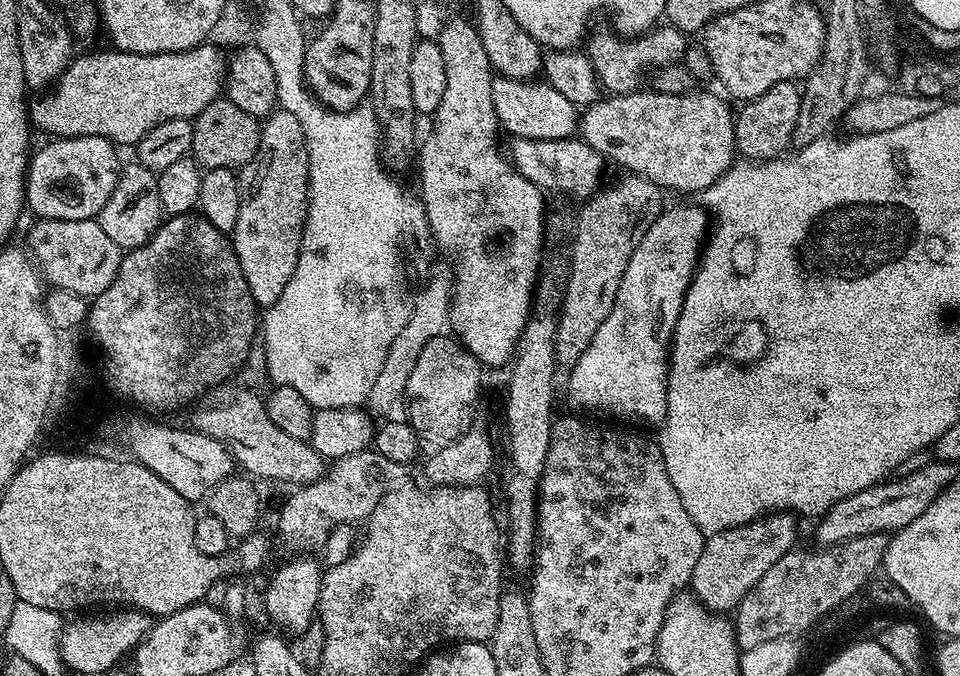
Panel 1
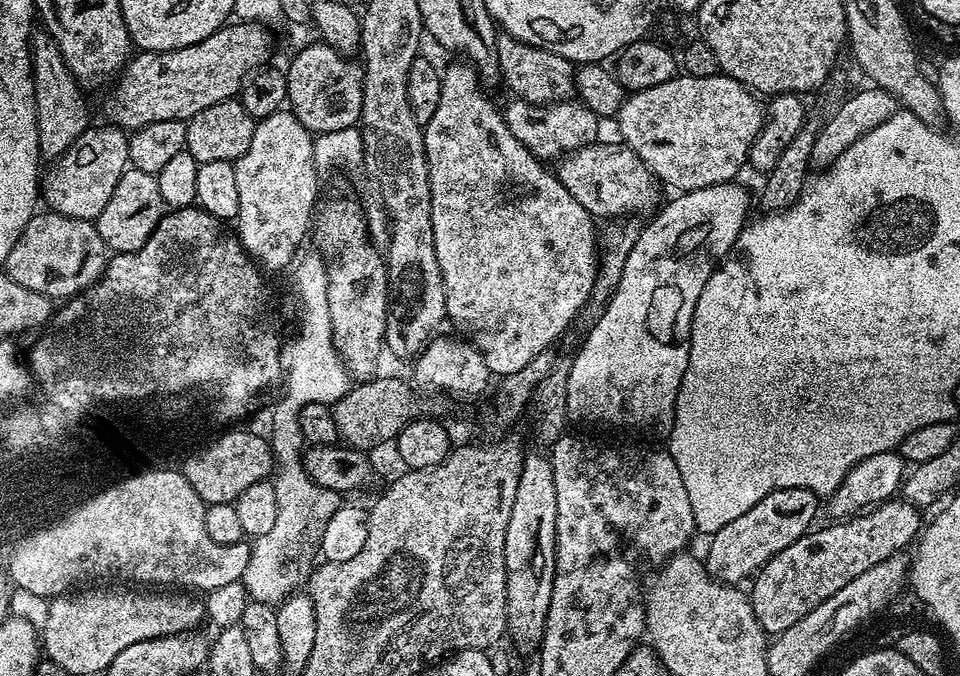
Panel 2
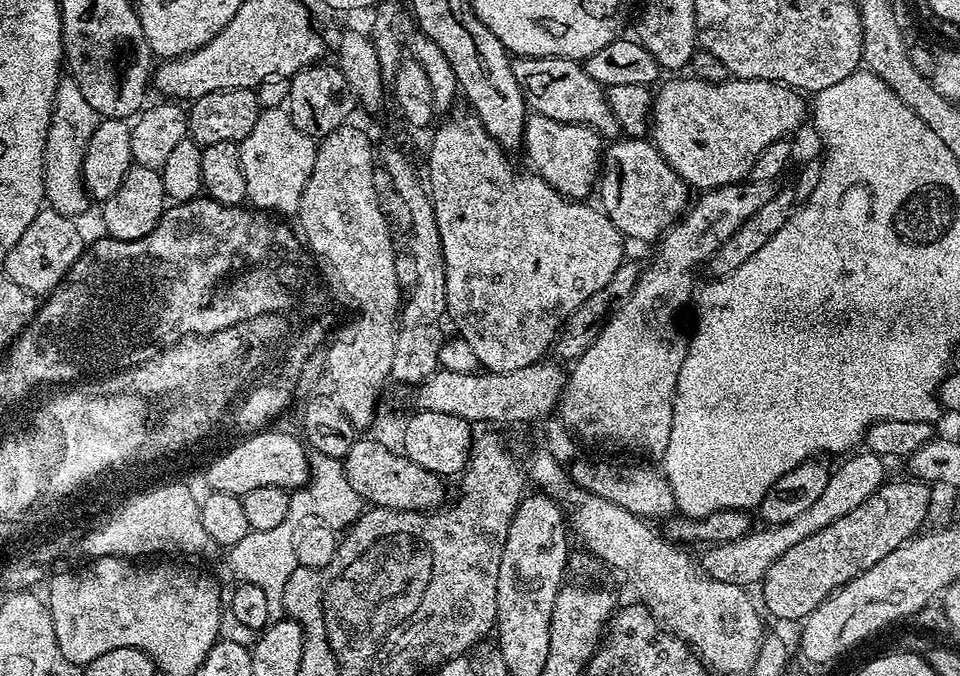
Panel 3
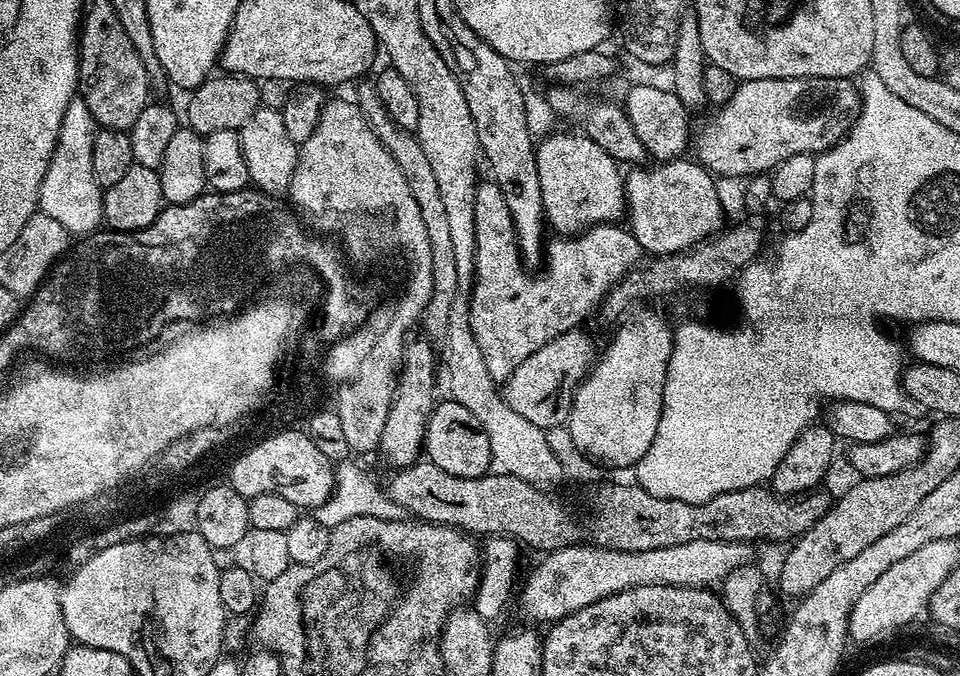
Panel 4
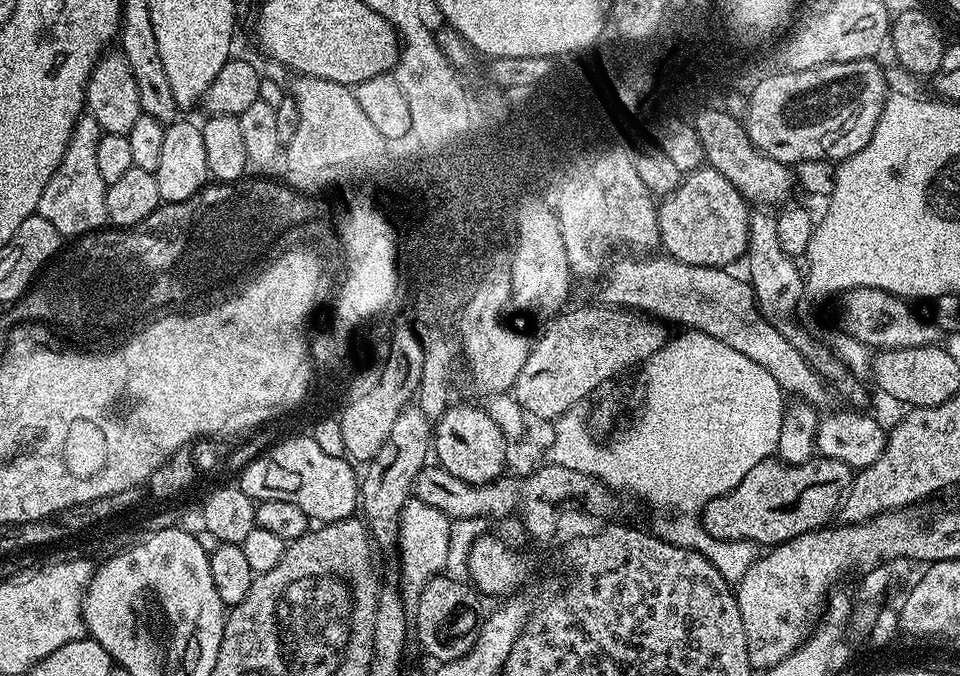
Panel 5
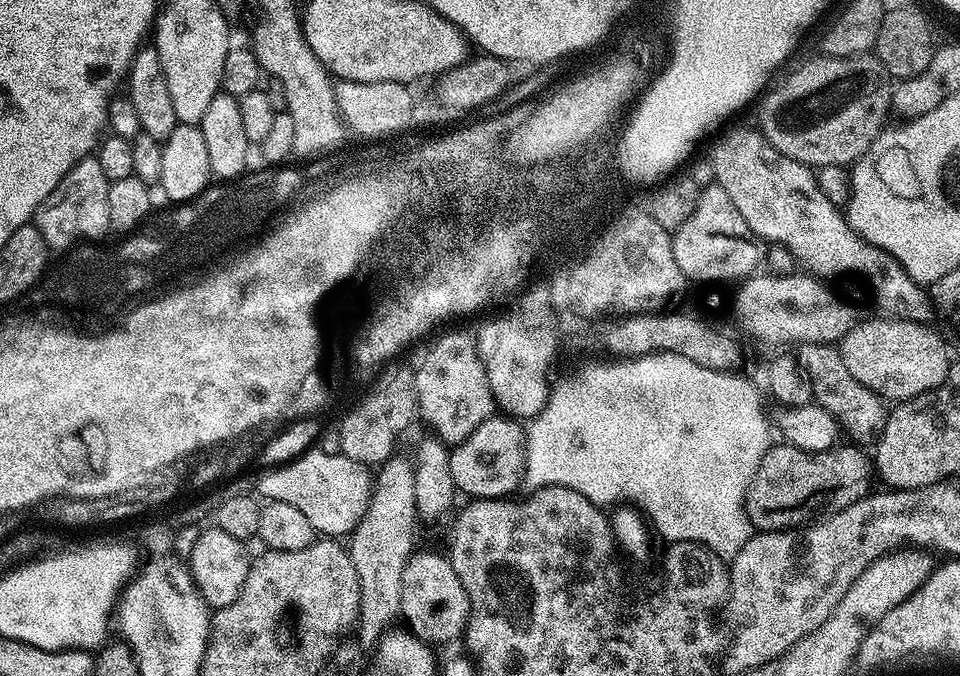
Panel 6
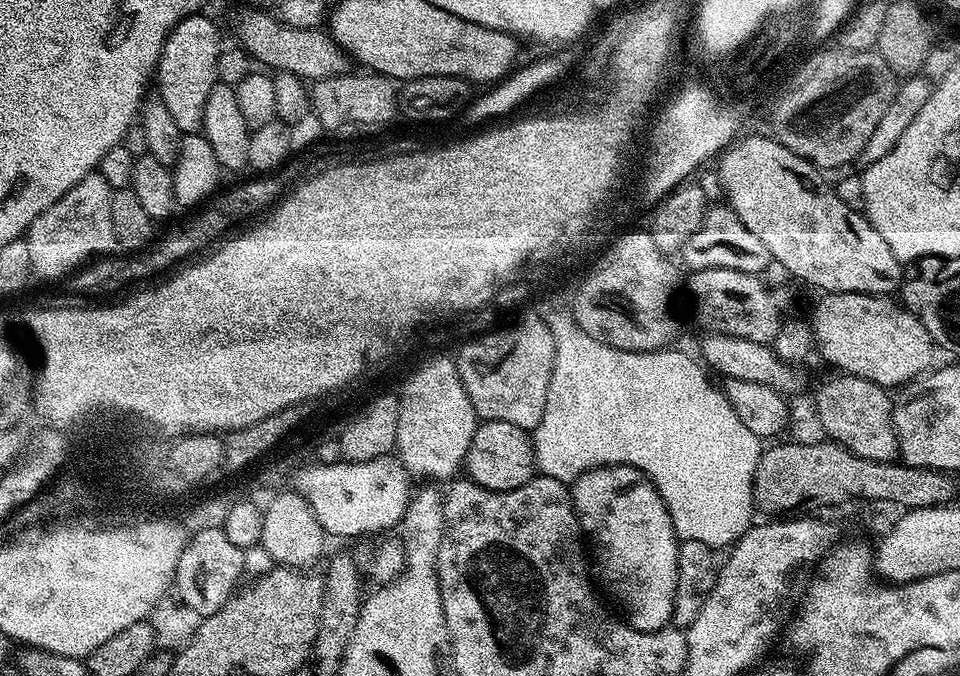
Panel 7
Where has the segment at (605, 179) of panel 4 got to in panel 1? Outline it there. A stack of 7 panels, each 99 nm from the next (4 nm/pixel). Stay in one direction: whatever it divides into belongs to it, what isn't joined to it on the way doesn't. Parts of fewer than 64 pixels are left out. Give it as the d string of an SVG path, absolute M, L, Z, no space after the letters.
M496 76L492 82L494 90L494 114L501 129L509 137L521 136L531 140L566 140L578 132L578 108L554 87L539 79L511 80Z

